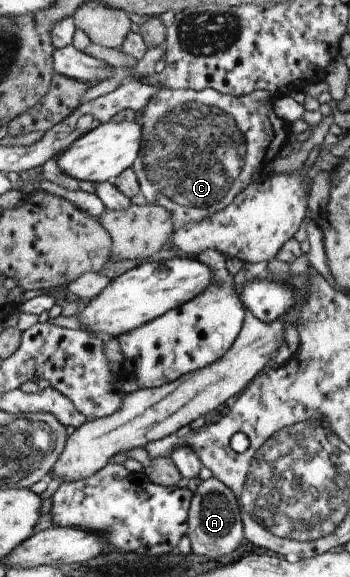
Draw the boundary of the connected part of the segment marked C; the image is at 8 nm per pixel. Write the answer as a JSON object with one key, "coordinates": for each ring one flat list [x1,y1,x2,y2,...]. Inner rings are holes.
{"coordinates":[[159,88,150,97,138,120,142,129,141,145,138,156,134,159,131,168,134,169,141,193,148,203,164,207,172,215,172,223,176,223,174,226,175,232,181,229,181,226,200,222,202,219,207,219,207,217,214,215,218,211,223,211,236,198,237,194,248,187,249,183,252,182,251,177,253,177,253,174,262,167,265,167,265,163,269,163,269,161,273,161,273,159,278,157,280,151,287,146,290,124,284,119,277,117,273,109,272,98,273,95,270,91,265,90,255,90,253,93,237,97,231,94,222,94,209,88,201,91,189,88,180,90]]}

